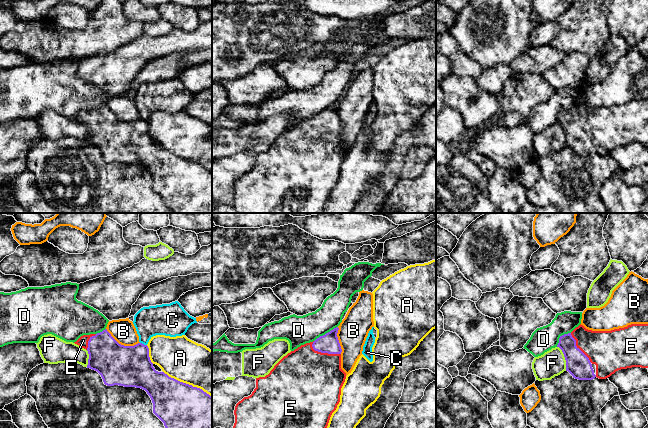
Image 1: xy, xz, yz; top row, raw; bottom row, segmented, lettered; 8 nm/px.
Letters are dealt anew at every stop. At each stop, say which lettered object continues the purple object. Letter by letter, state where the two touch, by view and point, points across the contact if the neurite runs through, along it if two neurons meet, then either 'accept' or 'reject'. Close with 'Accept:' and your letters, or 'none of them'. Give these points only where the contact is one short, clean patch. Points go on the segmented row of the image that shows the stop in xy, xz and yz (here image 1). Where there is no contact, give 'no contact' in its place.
A: xy (187, 384) | reject
B: xy (122, 345) | reject
C: xy (143, 344) | along xy (140, 342), (146, 345) | reject
D: xz (326, 333) | along xz (337, 326), (320, 335), (314, 341) | reject
E: xz (325, 352) | accept
F: yz (565, 358) | reject
Accept: E

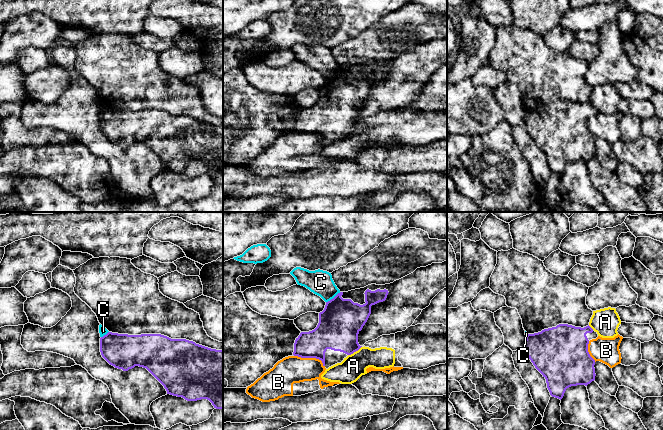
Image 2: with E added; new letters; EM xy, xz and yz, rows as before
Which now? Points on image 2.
A: xz (354, 351) | along xz (361, 346), (348, 355) | reject
B: xz (310, 357) | reject
C: xz (334, 297) | along xz (340, 292), (326, 302) | reject
Accept: none of them

